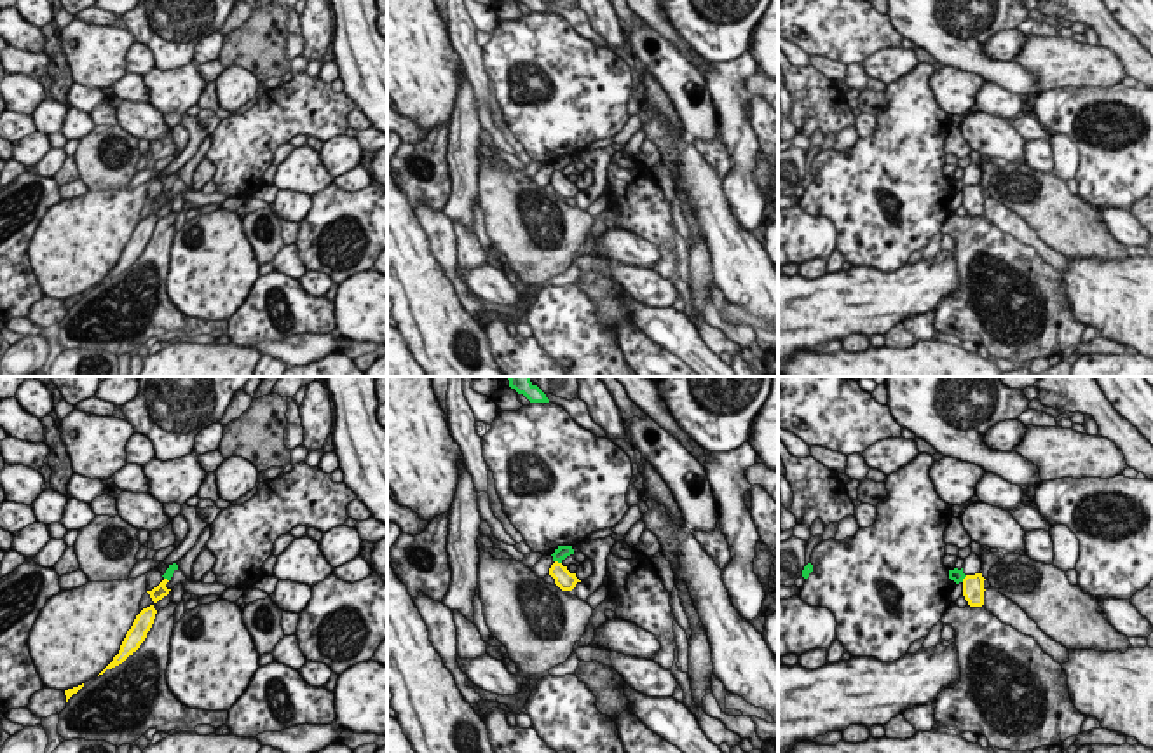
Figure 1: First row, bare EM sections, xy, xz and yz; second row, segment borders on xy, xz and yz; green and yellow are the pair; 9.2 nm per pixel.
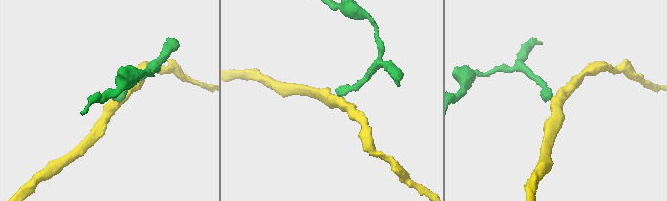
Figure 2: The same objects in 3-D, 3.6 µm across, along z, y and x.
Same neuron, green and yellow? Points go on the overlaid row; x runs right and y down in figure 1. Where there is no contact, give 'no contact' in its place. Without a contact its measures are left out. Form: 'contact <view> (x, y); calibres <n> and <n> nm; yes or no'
contact xz (559, 562); calibres 120 and 180 nm; yes

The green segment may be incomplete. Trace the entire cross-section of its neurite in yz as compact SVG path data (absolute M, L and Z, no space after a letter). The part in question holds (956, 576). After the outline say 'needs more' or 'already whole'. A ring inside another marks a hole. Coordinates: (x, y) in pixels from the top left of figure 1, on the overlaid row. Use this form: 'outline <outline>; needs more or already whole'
outline M963 568L949 570L949 579L956 584L963 584L963 596L970 607L982 607L984 605L984 577L982 573L965 575Z; needs more

